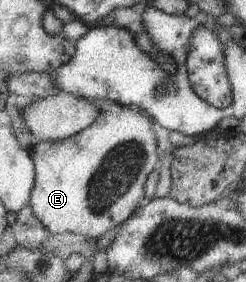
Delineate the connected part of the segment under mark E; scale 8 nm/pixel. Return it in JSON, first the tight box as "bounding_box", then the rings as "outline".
{"bounding_box":[29,105,161,239],"outline":[[[120,105],[119,108],[116,112],[102,110],[96,122],[76,136],[62,142],[41,142],[29,150],[36,176],[29,204],[51,234],[72,233],[99,239],[108,230],[130,219],[136,208],[146,201],[144,184],[161,160],[158,140],[152,130],[152,124],[156,122],[152,116],[142,115],[128,106]]]}

